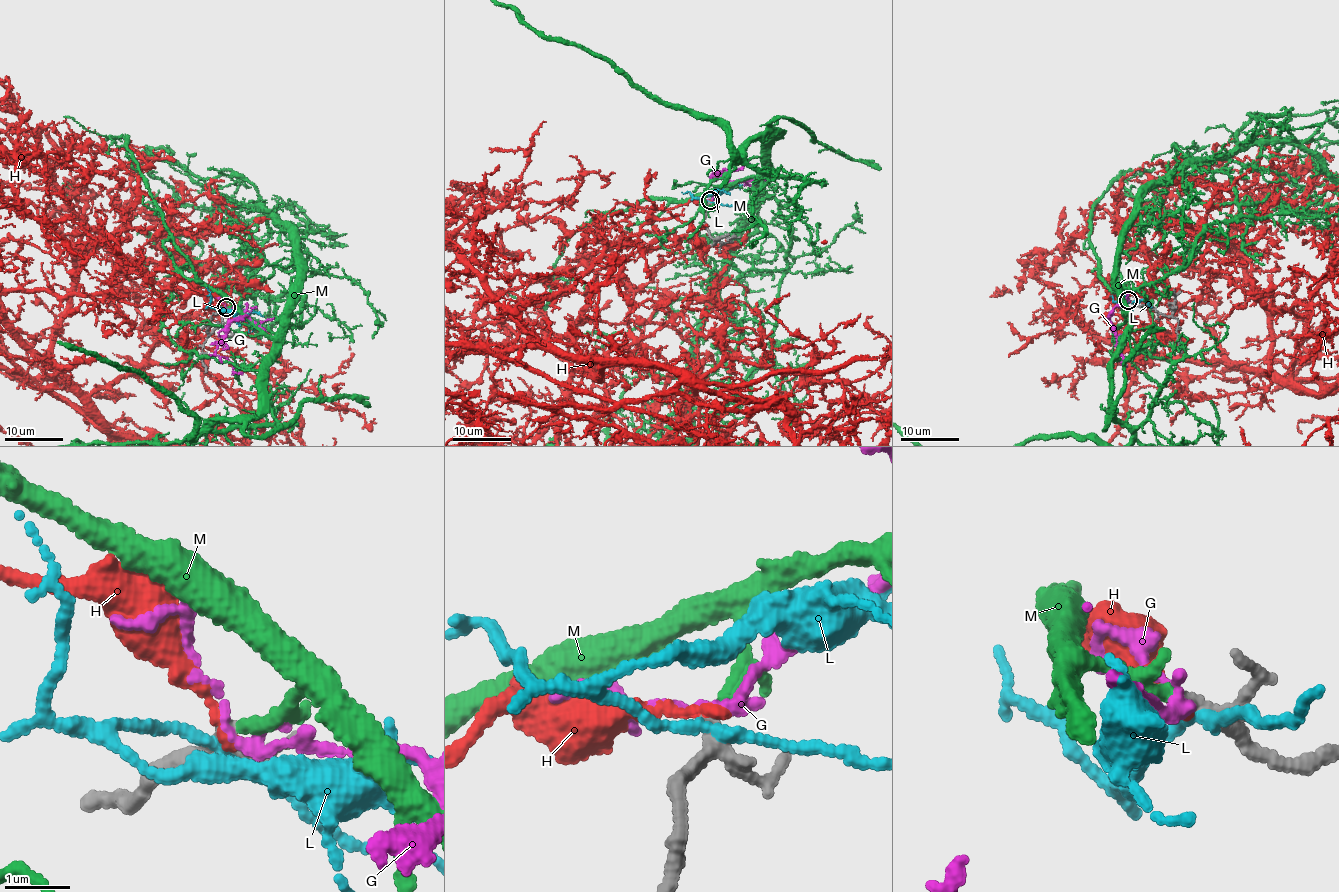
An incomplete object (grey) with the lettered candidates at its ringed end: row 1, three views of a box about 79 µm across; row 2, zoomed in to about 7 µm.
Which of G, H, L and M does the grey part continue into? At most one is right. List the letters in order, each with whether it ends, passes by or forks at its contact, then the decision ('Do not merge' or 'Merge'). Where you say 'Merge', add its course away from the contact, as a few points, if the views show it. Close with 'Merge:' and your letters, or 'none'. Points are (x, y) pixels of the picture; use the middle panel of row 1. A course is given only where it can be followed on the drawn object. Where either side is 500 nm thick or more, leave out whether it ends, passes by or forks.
G: It passes by. Do not merge
H: It ends there. Do not merge
L: It passes by. Do not merge
M: It passes by. Merge
Merge: M

